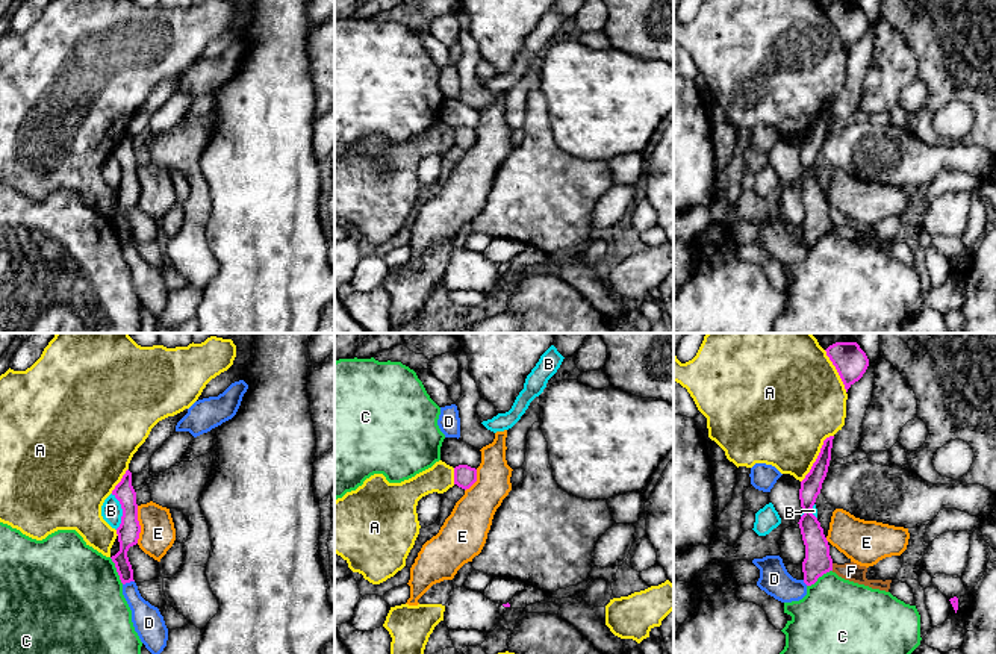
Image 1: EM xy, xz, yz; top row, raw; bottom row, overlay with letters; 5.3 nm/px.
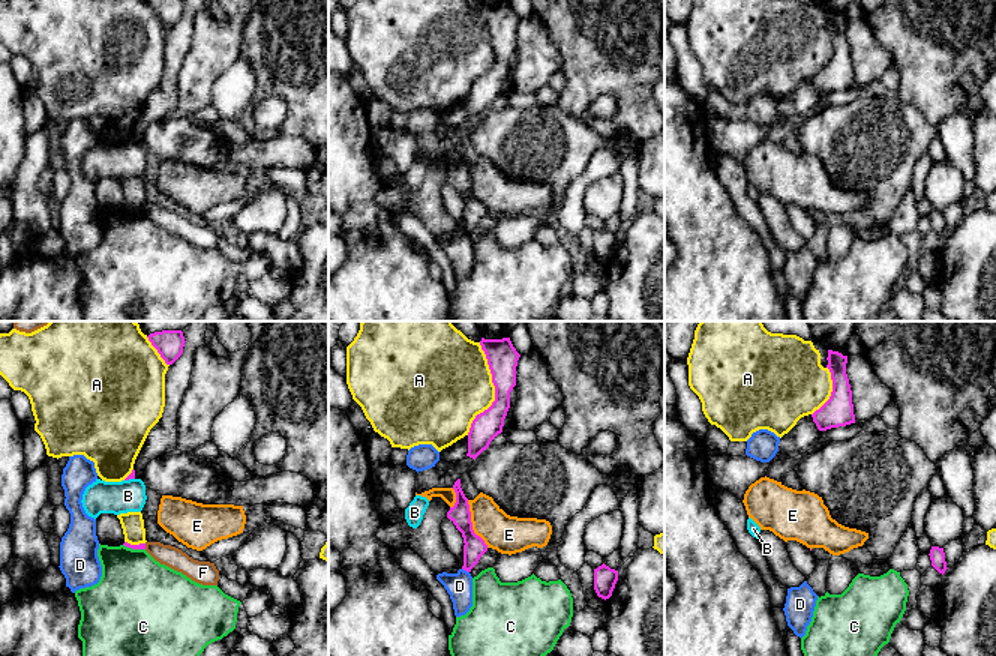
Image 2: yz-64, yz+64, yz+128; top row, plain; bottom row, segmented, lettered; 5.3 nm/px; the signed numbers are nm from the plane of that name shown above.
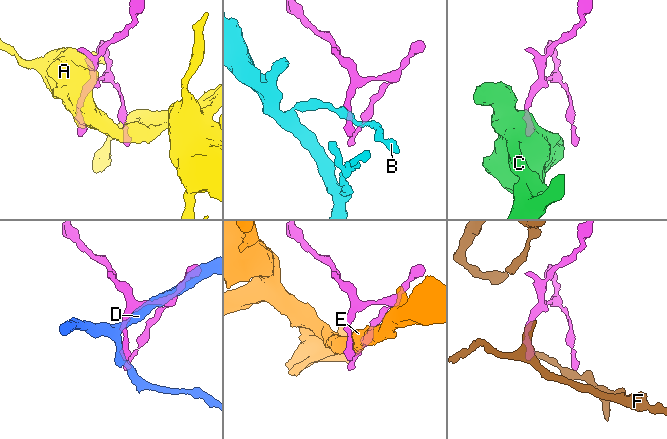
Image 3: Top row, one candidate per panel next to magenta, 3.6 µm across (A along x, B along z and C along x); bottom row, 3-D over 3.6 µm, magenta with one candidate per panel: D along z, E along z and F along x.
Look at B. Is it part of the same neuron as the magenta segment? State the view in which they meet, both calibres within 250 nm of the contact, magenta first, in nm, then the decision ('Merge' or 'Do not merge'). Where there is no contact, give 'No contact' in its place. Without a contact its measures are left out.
Touches magenta in xy. Thickness 120 nm (magenta) against 110 nm. Do not merge

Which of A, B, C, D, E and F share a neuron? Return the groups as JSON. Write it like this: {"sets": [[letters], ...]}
{"sets": [["A"], ["B"], ["C"], ["D"], ["E"], ["F"]]}

